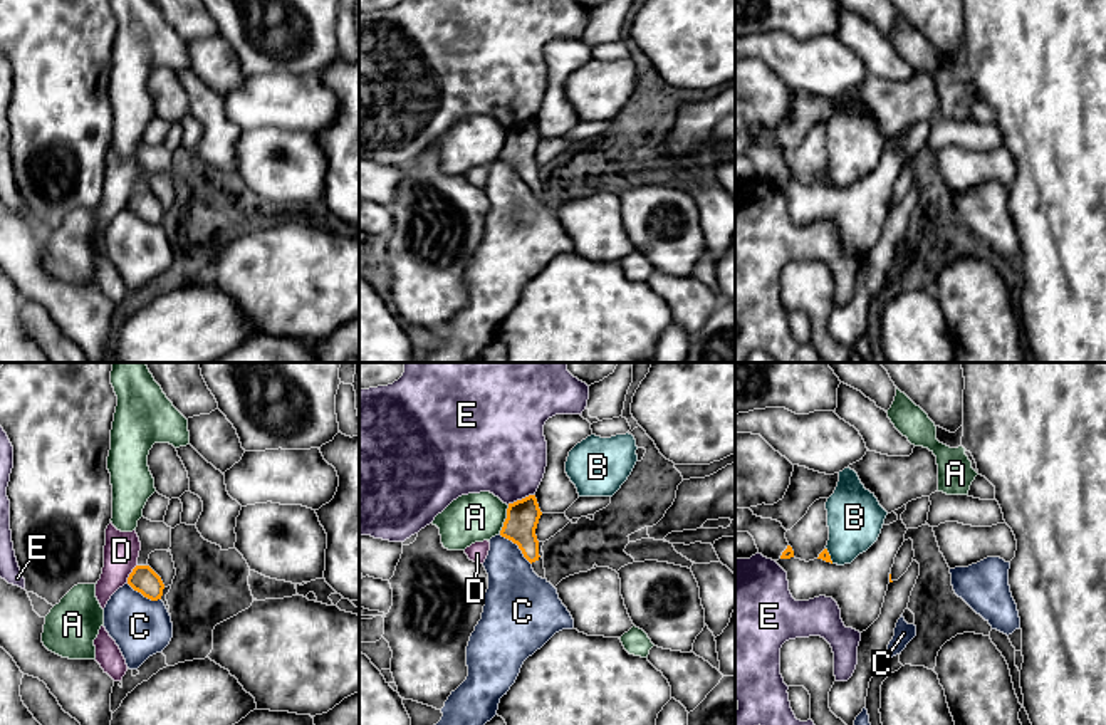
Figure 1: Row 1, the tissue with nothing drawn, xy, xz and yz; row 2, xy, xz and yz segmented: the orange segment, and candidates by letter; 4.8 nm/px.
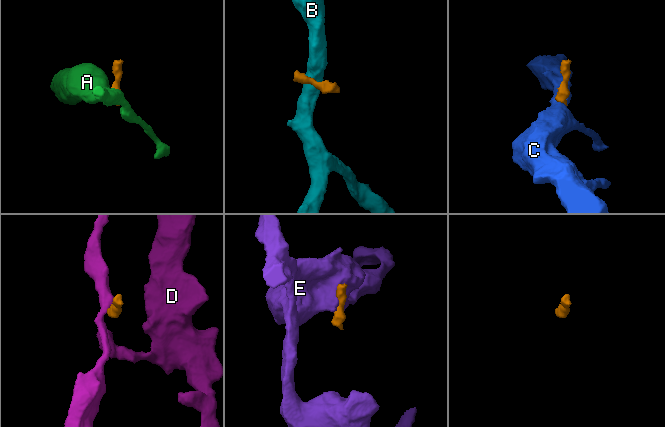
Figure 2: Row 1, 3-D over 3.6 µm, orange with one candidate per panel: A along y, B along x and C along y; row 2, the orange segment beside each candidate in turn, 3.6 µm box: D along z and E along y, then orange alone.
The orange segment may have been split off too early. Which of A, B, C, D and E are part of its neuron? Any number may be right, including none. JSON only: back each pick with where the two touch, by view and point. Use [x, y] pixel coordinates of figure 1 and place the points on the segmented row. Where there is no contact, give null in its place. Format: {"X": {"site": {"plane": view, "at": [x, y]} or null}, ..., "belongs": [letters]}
{"belongs": []}

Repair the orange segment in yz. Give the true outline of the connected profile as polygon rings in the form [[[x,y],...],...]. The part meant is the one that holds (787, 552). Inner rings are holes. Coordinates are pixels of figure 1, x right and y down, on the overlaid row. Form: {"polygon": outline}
{"polygon": [[[735,509],[735,532],[749,532],[759,554],[767,559],[790,559],[794,550],[785,539],[785,529],[780,522],[757,517],[750,509]]]}

